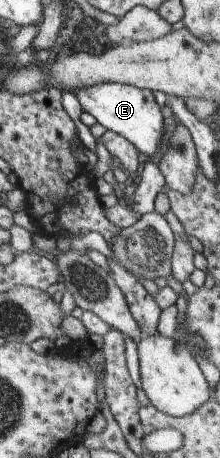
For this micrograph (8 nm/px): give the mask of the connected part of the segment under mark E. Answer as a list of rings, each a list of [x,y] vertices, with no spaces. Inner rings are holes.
[[[101,83],[77,88],[73,94],[79,101],[82,112],[93,116],[106,130],[123,136],[139,153],[151,156],[159,152],[163,116],[151,90],[139,89],[124,83]]]

